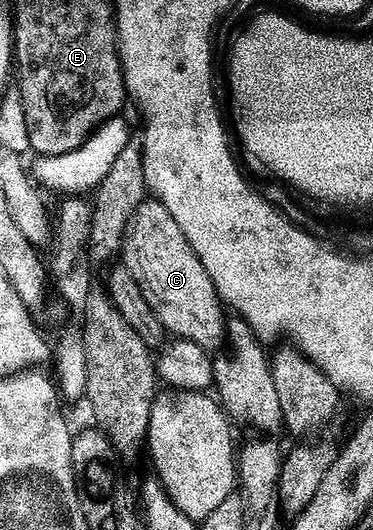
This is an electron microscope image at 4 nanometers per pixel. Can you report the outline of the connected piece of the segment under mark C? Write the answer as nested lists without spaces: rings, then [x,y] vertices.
[[[148,199],[137,210],[124,242],[122,265],[138,279],[138,287],[142,287],[154,315],[162,319],[173,338],[198,343],[198,347],[209,351],[225,344],[226,306],[210,275],[206,275],[206,267],[194,255],[194,247],[182,235],[182,227],[174,223],[174,215],[166,211],[162,202]]]

